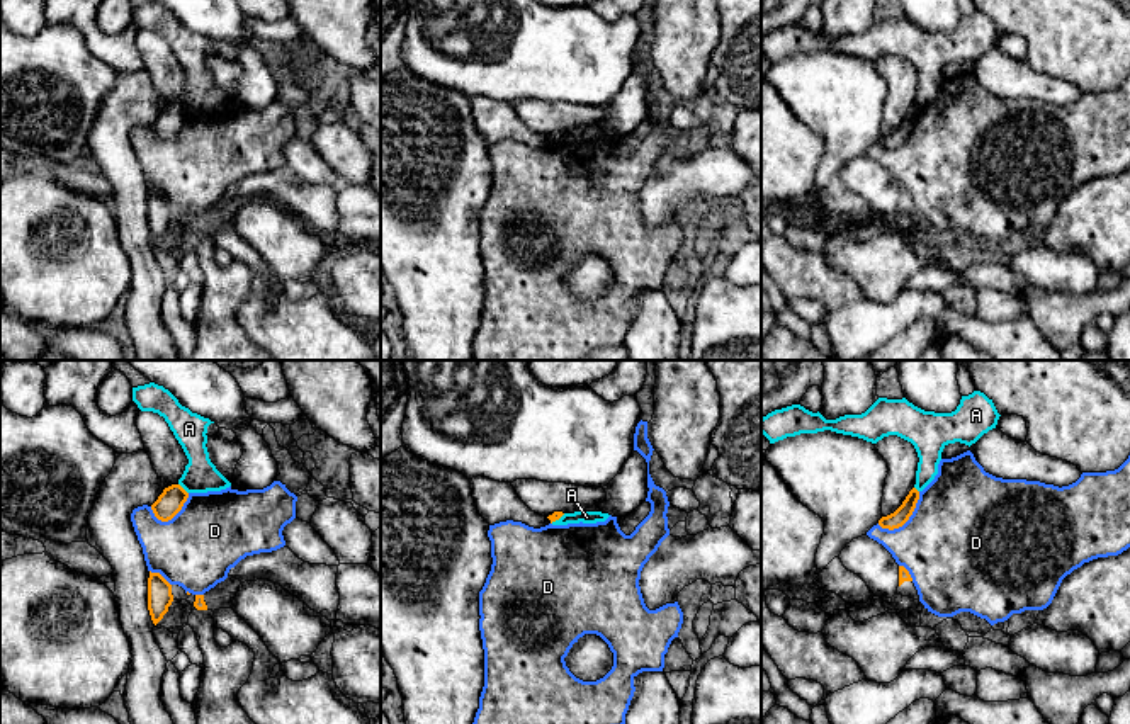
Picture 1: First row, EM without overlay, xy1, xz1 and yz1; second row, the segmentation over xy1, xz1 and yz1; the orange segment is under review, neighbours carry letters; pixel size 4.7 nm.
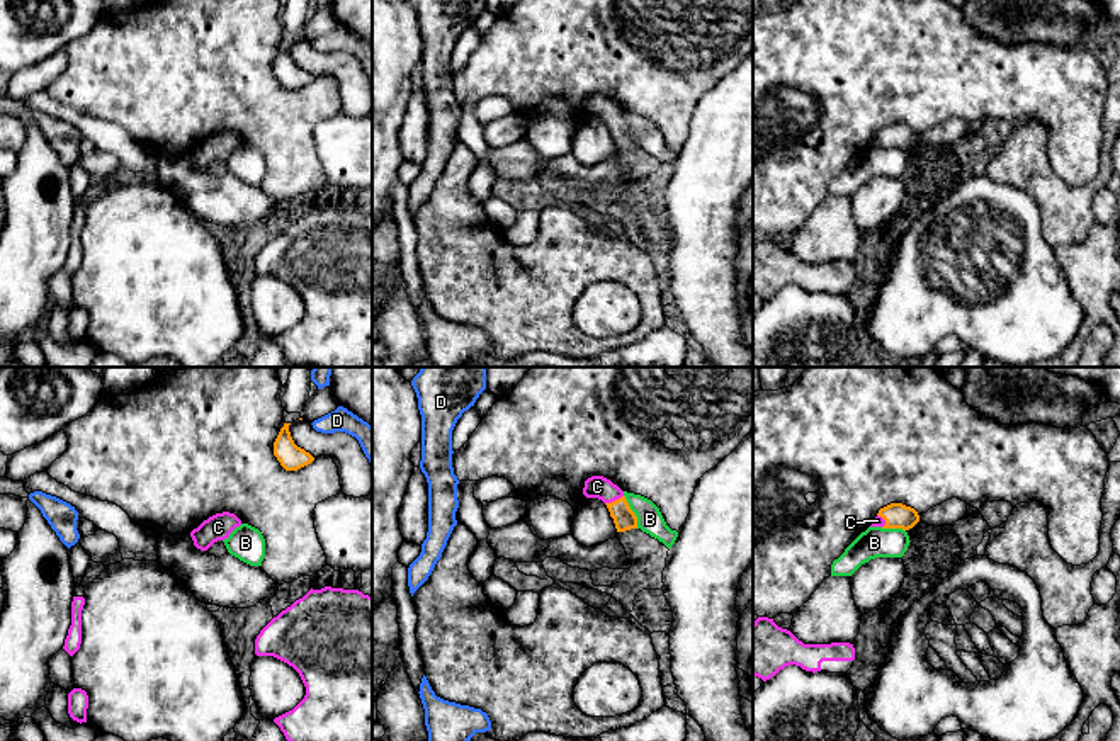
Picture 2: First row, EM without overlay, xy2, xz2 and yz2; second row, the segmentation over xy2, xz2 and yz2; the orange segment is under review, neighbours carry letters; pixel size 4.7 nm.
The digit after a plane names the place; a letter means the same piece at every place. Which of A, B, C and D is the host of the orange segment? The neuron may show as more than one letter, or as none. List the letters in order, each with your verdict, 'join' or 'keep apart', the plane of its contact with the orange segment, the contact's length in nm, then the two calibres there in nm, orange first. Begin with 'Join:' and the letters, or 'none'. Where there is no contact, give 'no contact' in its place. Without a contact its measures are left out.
Join: C
A: keep apart; contact in xy1; length 70 nm; calibres 120 and 160 nm
B: keep apart; contact in xz2; length 170 nm; calibres 110 and 120 nm
C: join; contact in xz2; length 100 nm; calibres 110 and 110 nm
D: keep apart; contact in yz1; length 260 nm; calibres 80 and 480 nm

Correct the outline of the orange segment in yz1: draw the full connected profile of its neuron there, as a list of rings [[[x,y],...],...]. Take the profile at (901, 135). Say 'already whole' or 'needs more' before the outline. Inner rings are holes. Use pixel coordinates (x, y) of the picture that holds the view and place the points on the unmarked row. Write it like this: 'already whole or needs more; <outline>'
already whole; [[[912,107],[909,114],[906,116],[906,119],[902,121],[902,124],[894,133],[882,136],[879,139],[879,144],[889,150],[902,146],[912,134],[918,119],[919,119],[919,110]]]

